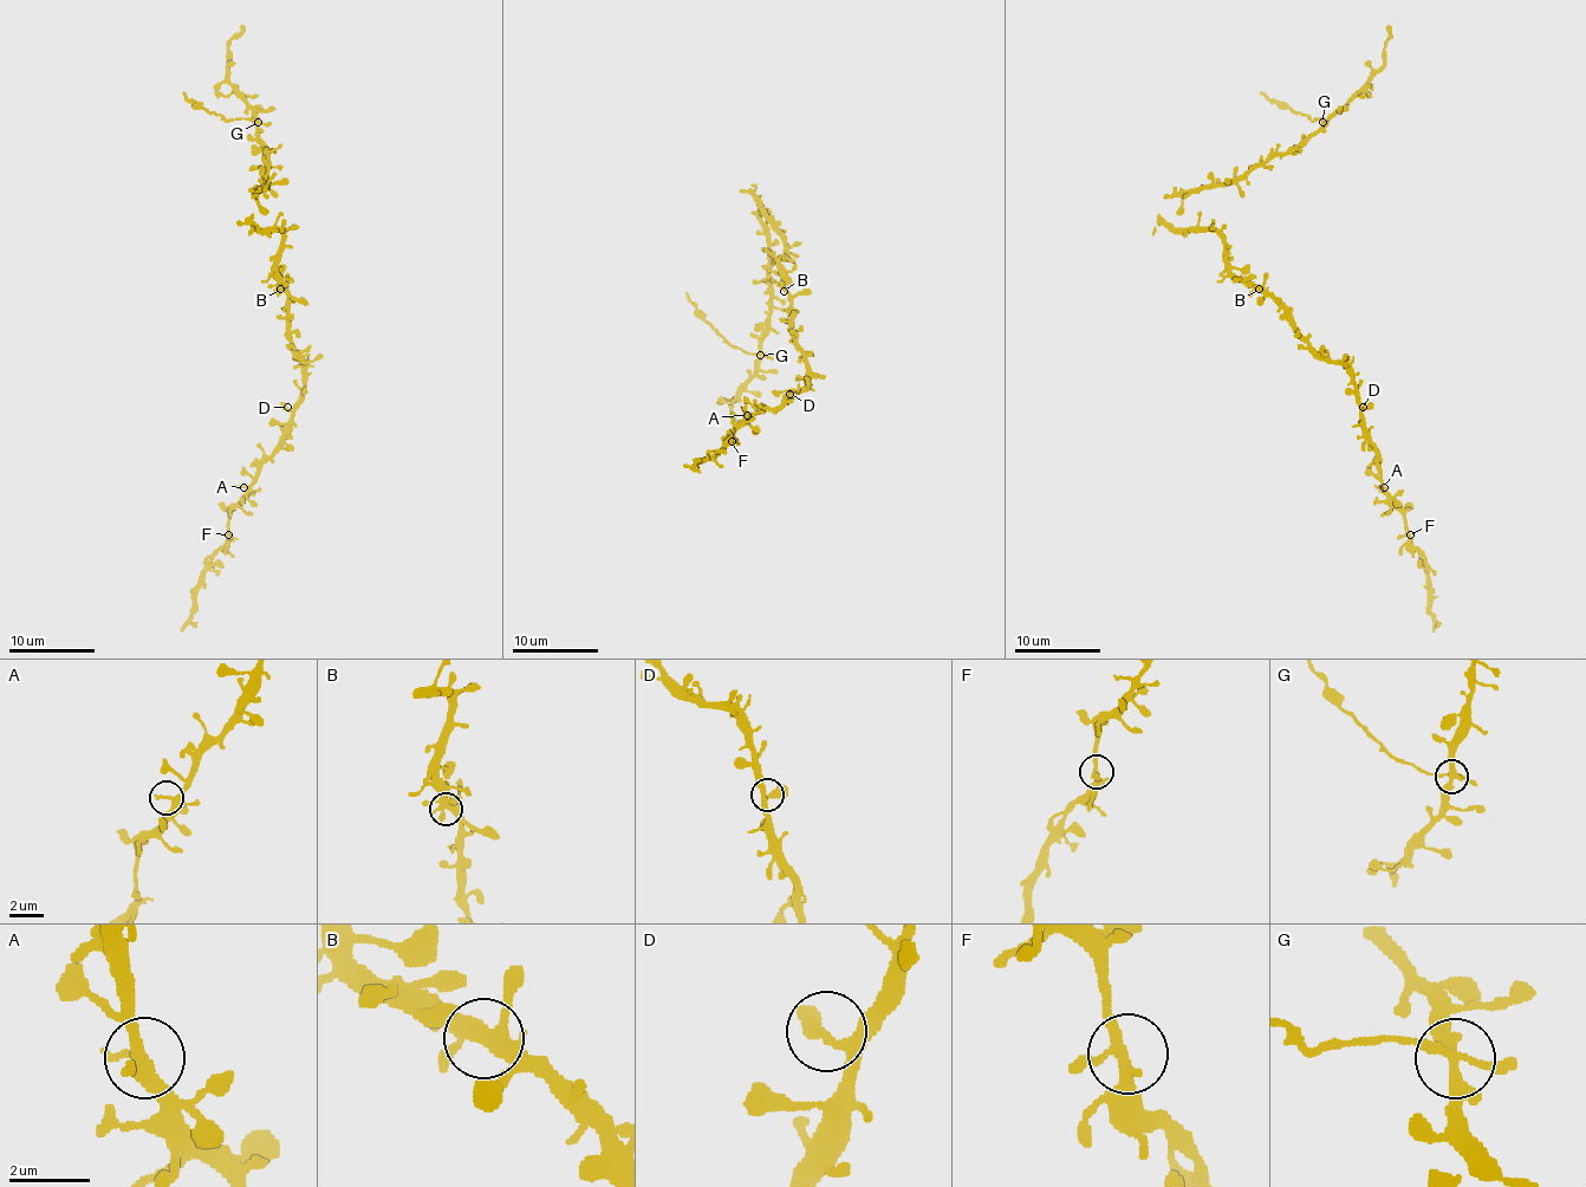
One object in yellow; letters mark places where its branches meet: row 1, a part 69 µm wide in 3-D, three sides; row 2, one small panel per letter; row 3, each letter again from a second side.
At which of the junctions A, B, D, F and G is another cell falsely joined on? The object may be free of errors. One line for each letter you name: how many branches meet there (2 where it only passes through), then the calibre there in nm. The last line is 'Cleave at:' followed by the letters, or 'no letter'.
Cleave at: no letter

